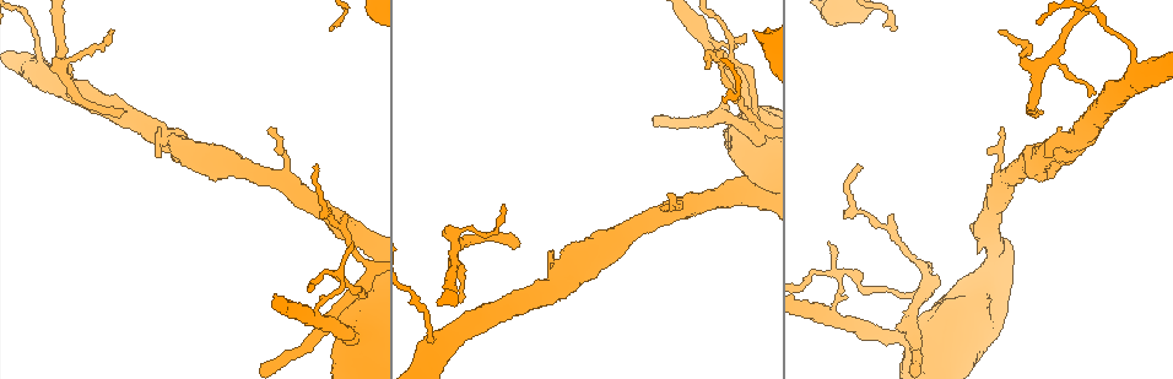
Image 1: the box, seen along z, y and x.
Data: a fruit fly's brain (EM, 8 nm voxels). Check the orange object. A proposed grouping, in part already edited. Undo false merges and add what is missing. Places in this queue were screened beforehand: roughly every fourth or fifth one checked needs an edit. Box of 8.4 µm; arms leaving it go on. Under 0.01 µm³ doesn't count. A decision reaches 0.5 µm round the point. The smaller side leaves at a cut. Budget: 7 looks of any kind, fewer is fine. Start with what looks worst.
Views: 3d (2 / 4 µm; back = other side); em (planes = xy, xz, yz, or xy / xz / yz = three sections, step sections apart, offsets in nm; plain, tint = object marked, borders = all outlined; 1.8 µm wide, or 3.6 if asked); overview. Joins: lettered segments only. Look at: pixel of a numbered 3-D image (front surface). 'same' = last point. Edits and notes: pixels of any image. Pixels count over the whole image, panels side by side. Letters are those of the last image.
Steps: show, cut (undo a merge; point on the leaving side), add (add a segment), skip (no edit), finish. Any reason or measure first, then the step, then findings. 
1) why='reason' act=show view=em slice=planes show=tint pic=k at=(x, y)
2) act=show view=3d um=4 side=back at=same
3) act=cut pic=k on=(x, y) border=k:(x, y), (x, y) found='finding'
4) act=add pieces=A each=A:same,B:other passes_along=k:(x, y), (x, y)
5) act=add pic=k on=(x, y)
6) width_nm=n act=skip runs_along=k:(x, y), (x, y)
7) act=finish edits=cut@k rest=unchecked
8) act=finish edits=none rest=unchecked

act=show view=3d um=4 pic=1 at=(1039, 114)

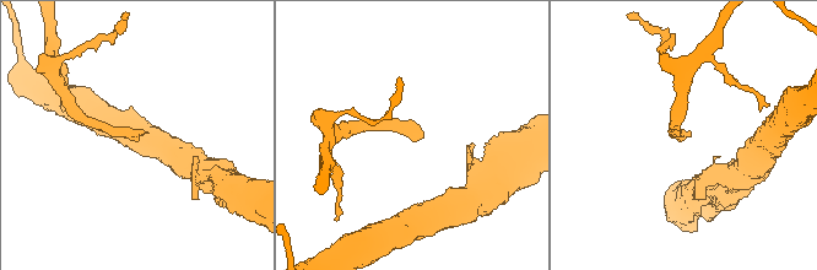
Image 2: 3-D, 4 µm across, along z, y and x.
act=show view=em slice=planes show=borders pic=2 at=(686, 134)

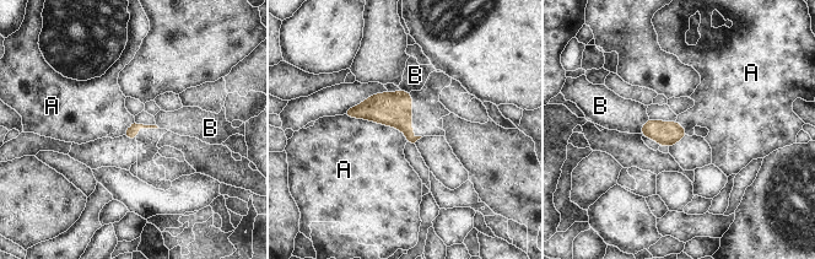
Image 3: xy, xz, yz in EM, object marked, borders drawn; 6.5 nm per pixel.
longest_contact=A:460nm act=skip each=A:other,B:other found='none of them fits'

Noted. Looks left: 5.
why='two arms in line, one across' act=show view=em slice=xz step=4 show=tint pic=1 at=(732, 45)

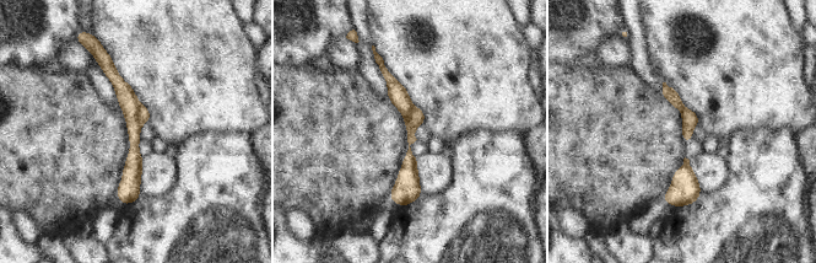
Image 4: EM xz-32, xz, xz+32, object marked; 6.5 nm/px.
act=show view=em slice=planes show=borders at=same

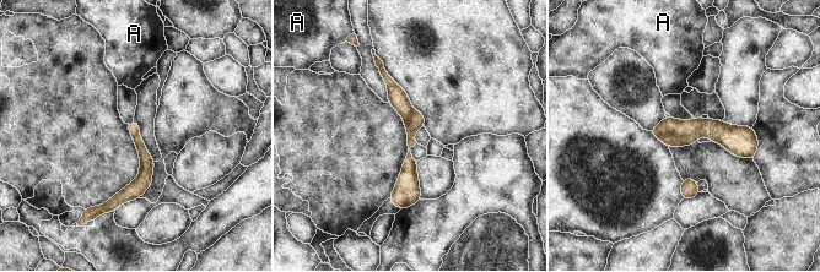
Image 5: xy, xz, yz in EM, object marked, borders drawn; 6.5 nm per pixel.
act=cut pic=5 on=(716, 131) each=A:other part_leaving=5:(382, 70), (406, 113), (409, 177), (404, 205) found='a second neuron is stuck on'

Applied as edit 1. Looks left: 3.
why='tapers out' act=show view=em slice=planes show=tint pic=1 at=(271, 127)

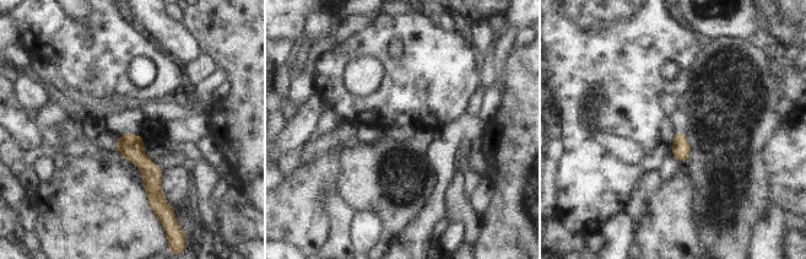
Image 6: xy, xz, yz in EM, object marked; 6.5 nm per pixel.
why='see the neighbours' act=show view=em slice=planes show=borders at=same

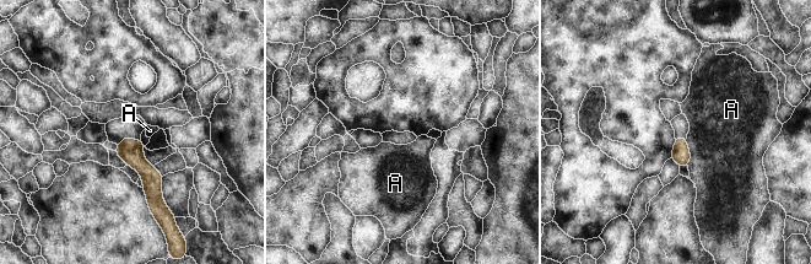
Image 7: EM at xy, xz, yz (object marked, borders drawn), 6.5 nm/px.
act=skip each=A:other runs_along=7:(126, 140), (152, 178), (153, 204) found='none of them fits'

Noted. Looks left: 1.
act=finish edits=cut@5 rest=unchecked

